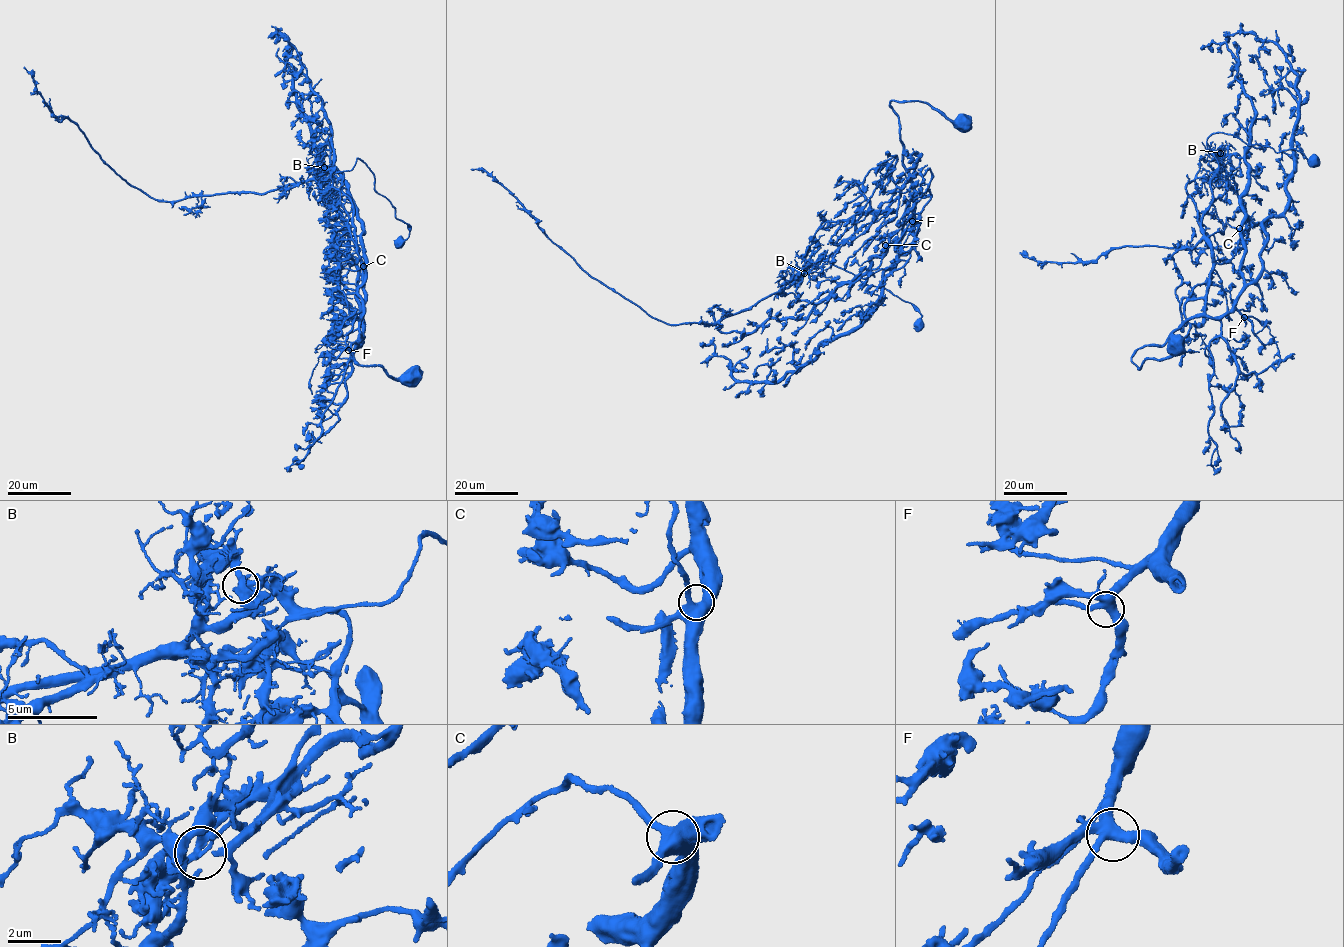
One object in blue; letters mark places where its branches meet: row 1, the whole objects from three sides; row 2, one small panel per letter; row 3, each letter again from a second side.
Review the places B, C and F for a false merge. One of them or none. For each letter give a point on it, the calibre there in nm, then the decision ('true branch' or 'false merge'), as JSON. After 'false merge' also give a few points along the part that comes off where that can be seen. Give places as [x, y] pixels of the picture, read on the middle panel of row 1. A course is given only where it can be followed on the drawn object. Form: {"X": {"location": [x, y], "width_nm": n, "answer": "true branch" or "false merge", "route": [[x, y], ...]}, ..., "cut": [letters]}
{"B": {"location": [804, 273], "width_nm": 220, "answer": "false merge", "route": [[805, 273], [808, 267], [789, 285], [713, 323], [668, 324], [594, 279], [491, 175], [471, 169]]}, "C": {"location": [885, 245], "width_nm": 550, "answer": "true branch"}, "F": {"location": [912, 221], "width_nm": 400, "answer": "true branch"}, "cut": ["B"]}

